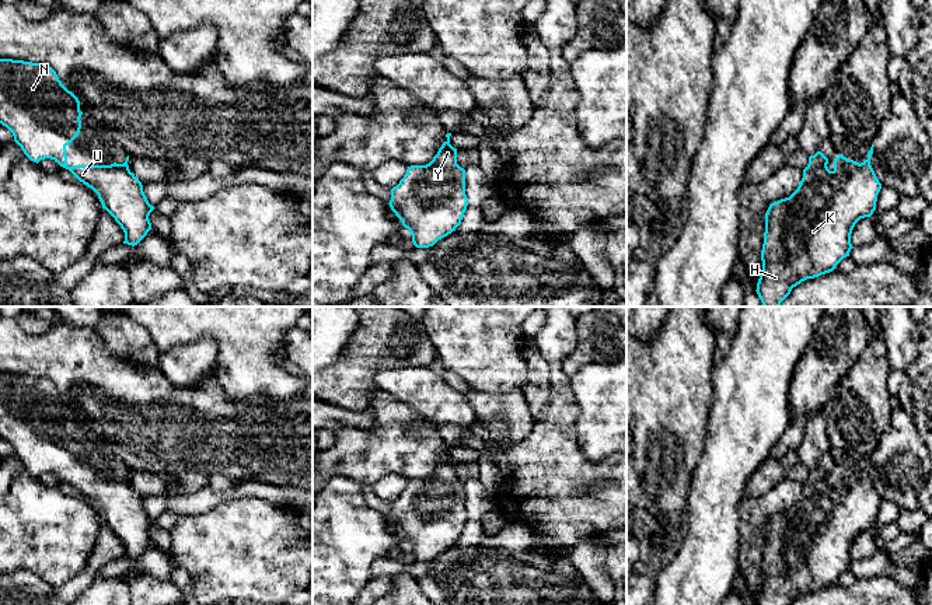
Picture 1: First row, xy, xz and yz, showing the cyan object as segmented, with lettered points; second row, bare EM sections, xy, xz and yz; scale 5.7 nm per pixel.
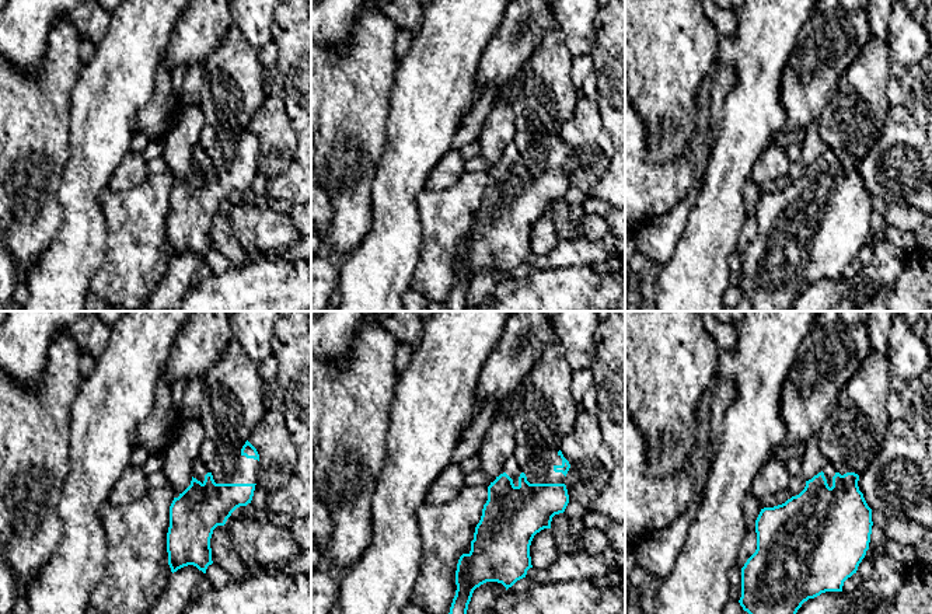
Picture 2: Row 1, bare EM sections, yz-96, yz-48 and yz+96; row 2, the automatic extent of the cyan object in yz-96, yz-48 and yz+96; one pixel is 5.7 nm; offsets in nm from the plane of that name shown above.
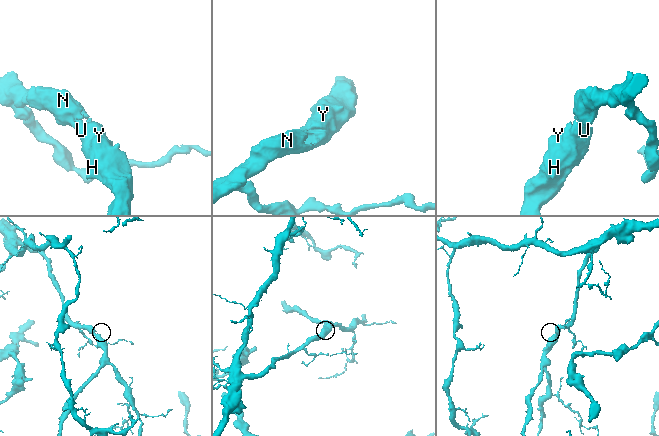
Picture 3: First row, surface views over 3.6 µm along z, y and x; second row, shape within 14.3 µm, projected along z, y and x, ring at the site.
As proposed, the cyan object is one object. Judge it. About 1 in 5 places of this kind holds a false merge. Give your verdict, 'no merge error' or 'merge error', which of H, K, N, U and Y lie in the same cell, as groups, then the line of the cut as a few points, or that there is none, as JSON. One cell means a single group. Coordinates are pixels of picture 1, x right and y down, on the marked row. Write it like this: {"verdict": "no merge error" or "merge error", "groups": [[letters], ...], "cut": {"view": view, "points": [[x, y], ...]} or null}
{"verdict": "no merge error", "groups": [["H", "K", "N", "U", "Y"]], "cut": null}

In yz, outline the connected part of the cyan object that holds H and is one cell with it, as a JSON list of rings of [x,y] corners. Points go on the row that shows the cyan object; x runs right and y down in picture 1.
[[[873,144],[863,162],[848,160],[842,154],[834,158],[830,171],[828,158],[817,151],[809,157],[797,189],[785,199],[769,204],[765,213],[765,232],[761,251],[762,272],[757,294],[764,307],[779,307],[792,288],[807,279],[830,273],[851,249],[851,234],[855,224],[870,217],[876,210],[882,189],[872,165]]]

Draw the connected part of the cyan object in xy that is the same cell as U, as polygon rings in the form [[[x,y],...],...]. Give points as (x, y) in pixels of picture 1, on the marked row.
[[[0,59],[0,123],[14,136],[14,141],[34,162],[50,158],[69,169],[80,182],[91,188],[105,209],[125,232],[123,244],[137,245],[151,230],[149,220],[154,210],[143,192],[142,182],[129,169],[128,161],[111,165],[67,165],[66,147],[78,136],[83,112],[78,98],[59,80],[56,71],[42,63]]]

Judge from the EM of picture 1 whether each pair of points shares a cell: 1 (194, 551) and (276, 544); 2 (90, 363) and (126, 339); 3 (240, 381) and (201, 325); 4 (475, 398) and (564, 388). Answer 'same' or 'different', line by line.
1: same
2: different
3: same
4: different

